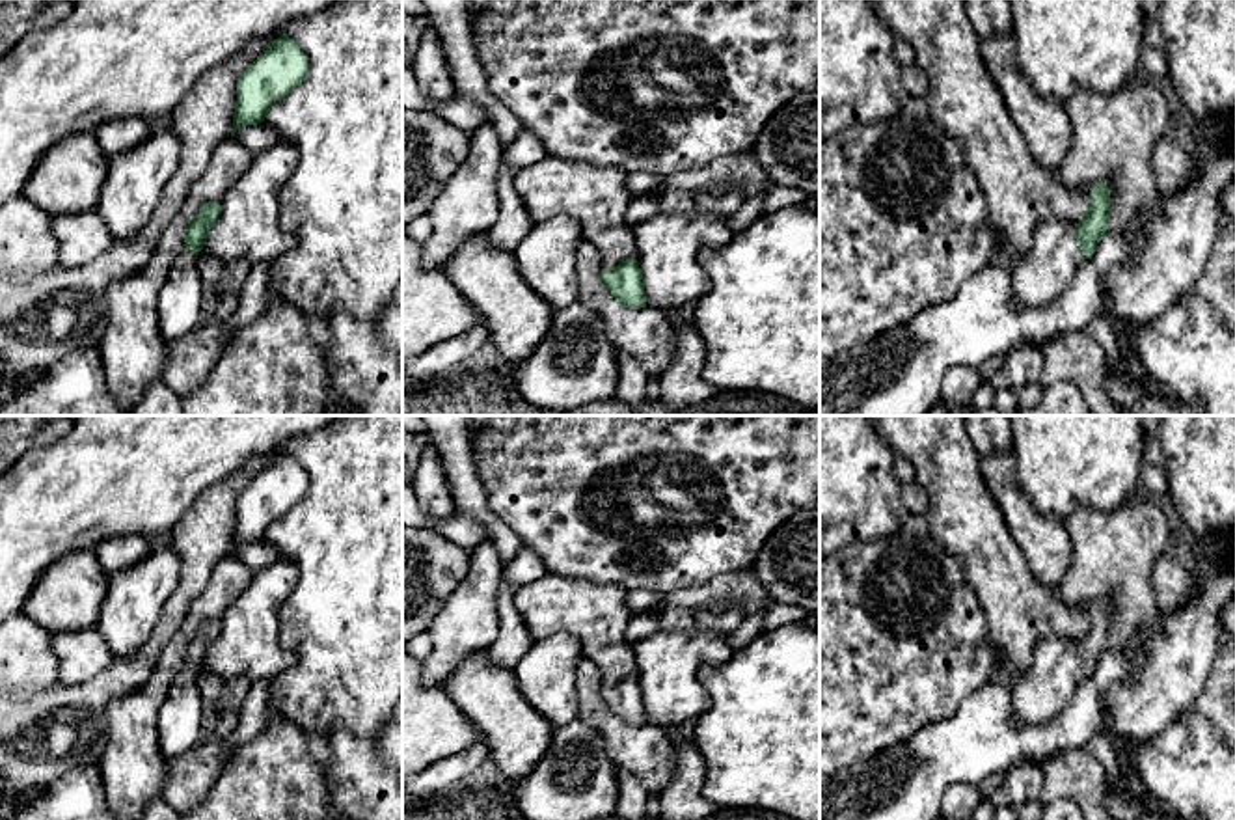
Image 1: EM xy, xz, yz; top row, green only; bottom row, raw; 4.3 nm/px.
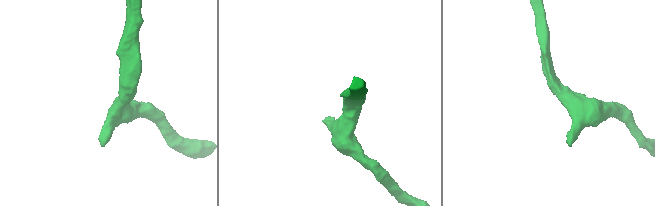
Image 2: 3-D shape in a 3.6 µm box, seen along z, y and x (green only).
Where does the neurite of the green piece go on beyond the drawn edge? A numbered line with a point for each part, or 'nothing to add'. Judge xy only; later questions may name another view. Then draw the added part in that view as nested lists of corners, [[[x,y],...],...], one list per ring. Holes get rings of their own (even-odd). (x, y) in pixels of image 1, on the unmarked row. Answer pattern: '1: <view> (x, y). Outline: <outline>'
1: xy (187, 675). Outline: [[[183,663],[181,671],[175,676],[175,684],[190,684],[196,682],[197,673]]]

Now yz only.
1: yz (1040, 694). Outline: [[[1047,637],[1036,645],[1026,673],[1006,675],[1011,695],[1011,725],[1047,725],[1075,697],[1086,678],[1075,656],[1075,645]]]

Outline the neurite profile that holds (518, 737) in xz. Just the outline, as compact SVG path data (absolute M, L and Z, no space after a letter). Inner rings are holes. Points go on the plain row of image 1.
M477 652L451 673L443 688L482 734L509 785L520 783L546 755L555 727L522 695L512 669Z

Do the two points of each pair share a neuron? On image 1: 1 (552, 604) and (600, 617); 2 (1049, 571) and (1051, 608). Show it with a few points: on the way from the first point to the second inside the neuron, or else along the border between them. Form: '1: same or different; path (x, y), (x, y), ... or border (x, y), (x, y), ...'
1: same; path (563, 604), (589, 610)
2: different; border (1025, 556), (1032, 574), (1058, 593)

